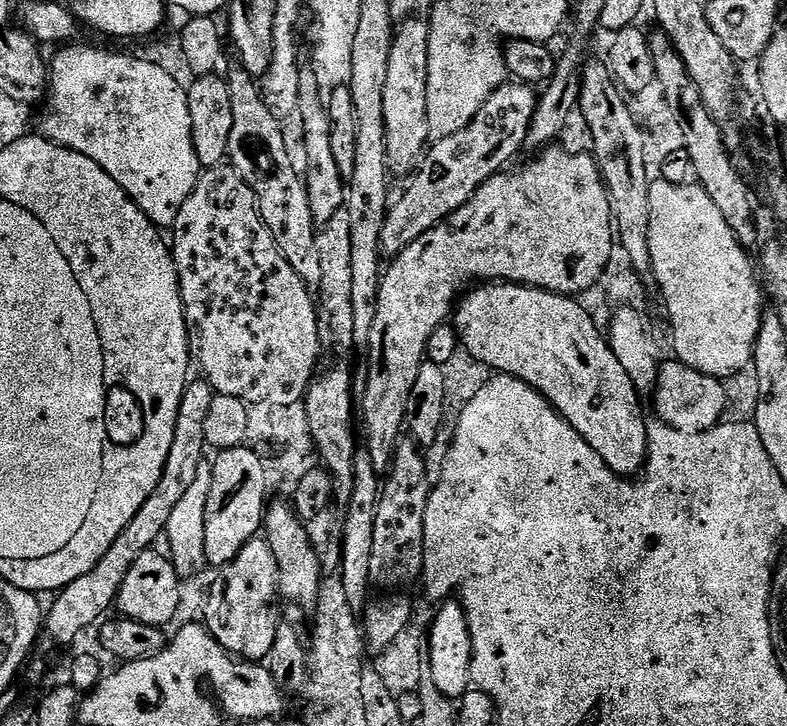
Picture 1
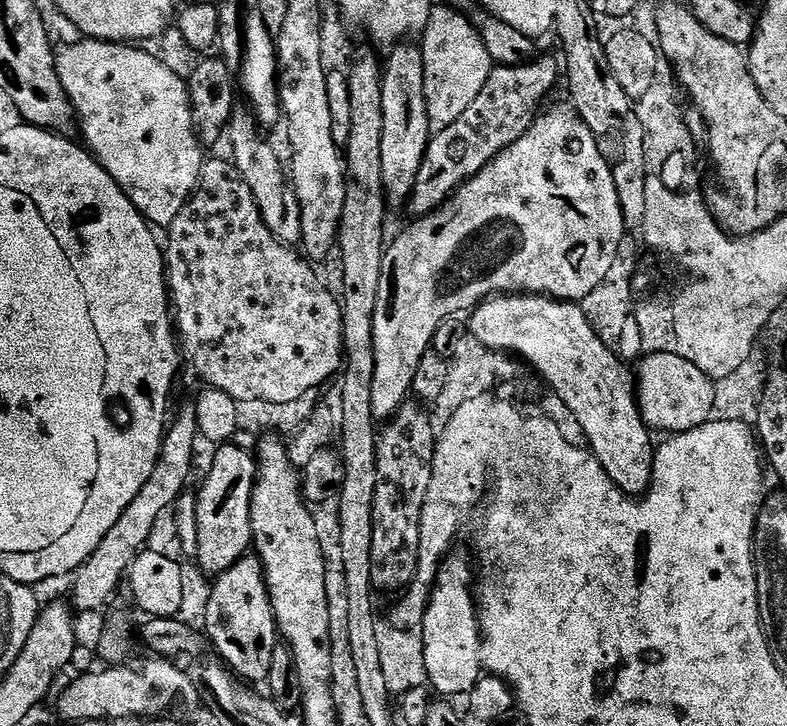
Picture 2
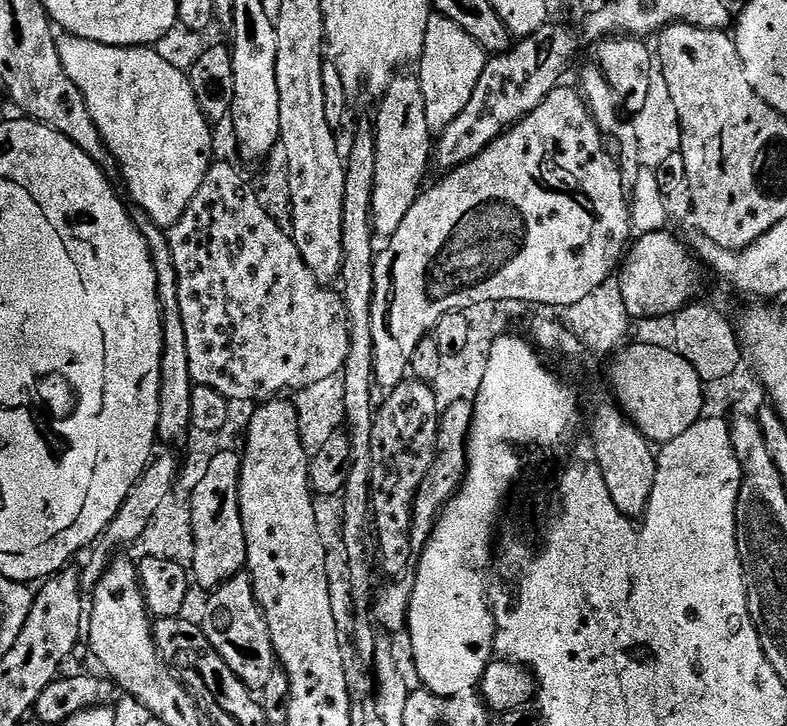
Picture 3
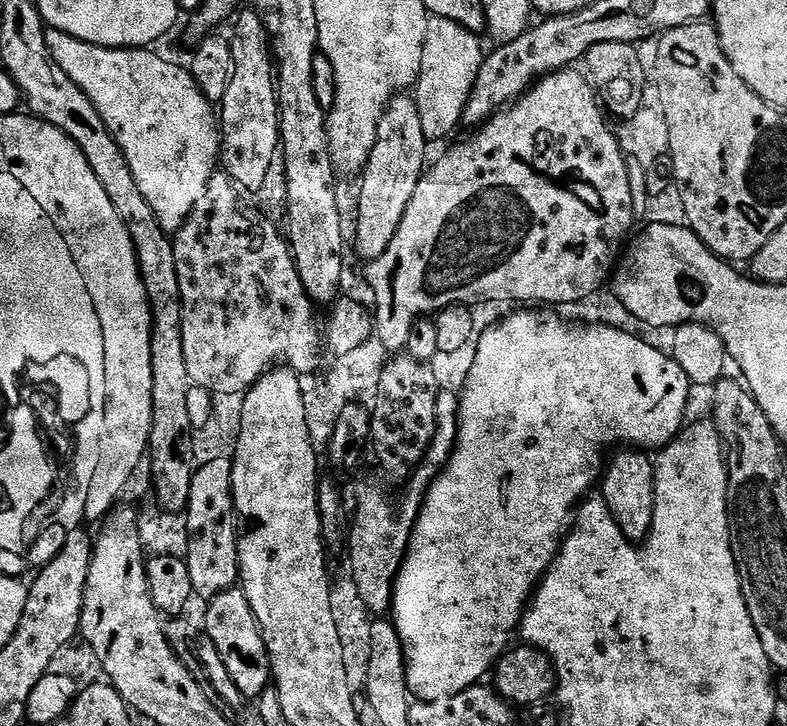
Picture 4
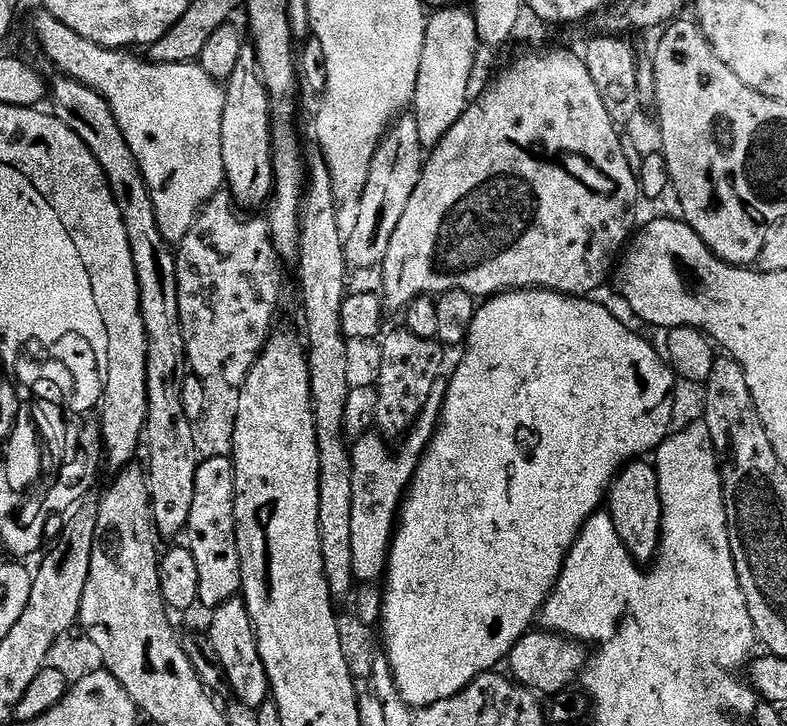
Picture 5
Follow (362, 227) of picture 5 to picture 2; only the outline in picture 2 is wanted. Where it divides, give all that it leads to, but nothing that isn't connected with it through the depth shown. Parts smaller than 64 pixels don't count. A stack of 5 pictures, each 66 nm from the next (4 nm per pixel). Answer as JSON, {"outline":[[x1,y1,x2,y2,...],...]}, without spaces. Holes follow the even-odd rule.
{"outline":[[401,42,391,49,383,61,384,81,382,82,382,182,384,194,389,205,407,205,416,185,418,172,422,170,422,158,428,149,430,129,428,126,428,107,424,93,424,53,416,42]]}

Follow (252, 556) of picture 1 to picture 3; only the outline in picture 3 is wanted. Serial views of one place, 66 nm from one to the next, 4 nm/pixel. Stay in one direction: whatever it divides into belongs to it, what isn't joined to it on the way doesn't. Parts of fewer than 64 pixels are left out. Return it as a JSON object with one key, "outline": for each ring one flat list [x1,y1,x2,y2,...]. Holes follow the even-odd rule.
{"outline":[[247,571,239,572,209,596,212,597,208,600,208,617,202,620,206,638,210,638,218,654,222,654,226,666,234,670,236,677,247,688,263,690,266,682,270,682,270,678,277,672,278,661,272,648,268,623,254,594,251,576]]}

